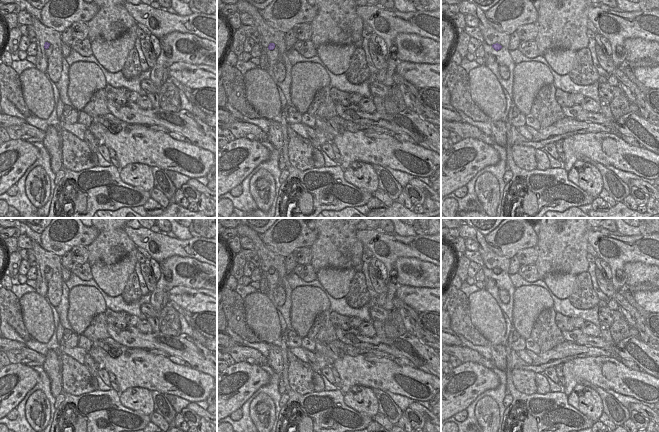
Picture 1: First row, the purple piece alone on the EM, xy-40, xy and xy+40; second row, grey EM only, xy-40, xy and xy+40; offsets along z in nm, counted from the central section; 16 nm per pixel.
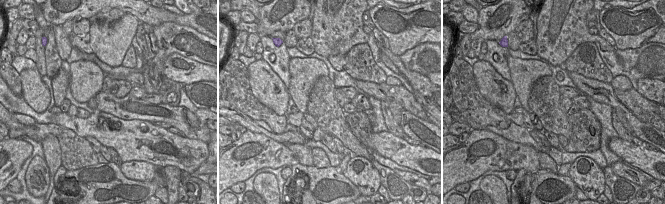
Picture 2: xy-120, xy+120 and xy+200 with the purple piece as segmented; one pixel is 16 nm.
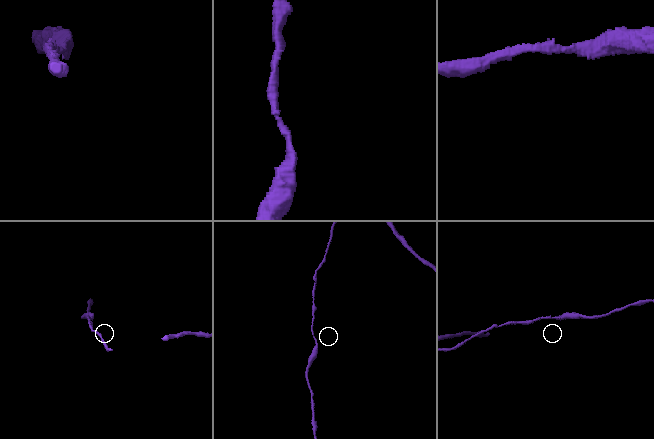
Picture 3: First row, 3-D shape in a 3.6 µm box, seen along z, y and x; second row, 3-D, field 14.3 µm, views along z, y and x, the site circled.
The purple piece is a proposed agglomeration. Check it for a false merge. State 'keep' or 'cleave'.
keep

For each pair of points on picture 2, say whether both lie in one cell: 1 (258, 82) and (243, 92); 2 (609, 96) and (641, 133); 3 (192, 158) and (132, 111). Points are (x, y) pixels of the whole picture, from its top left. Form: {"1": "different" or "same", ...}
{"1": "different", "2": "same", "3": "different"}

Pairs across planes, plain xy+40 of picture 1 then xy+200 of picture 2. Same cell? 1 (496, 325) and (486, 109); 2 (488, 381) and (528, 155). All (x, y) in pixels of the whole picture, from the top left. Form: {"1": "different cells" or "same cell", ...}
{"1": "different cells", "2": "same cell"}

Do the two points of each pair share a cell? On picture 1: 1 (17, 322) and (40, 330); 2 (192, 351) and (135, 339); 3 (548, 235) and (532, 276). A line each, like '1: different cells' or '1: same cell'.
1: different cells
2: same cell
3: different cells

